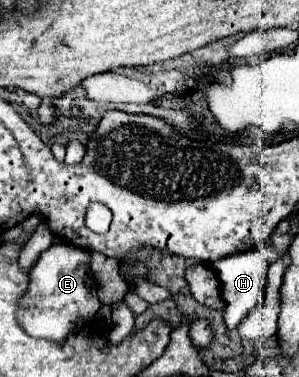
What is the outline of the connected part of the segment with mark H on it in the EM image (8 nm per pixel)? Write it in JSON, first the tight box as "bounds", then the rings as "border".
{"bounds":[212,250,270,330],"border":[[[248,250],[246,254],[232,254],[230,258],[222,258],[222,260],[214,262],[212,266],[214,266],[214,270],[222,282],[222,298],[226,302],[226,308],[224,308],[226,326],[230,330],[234,330],[262,302],[270,264],[264,260],[260,250]]]}

